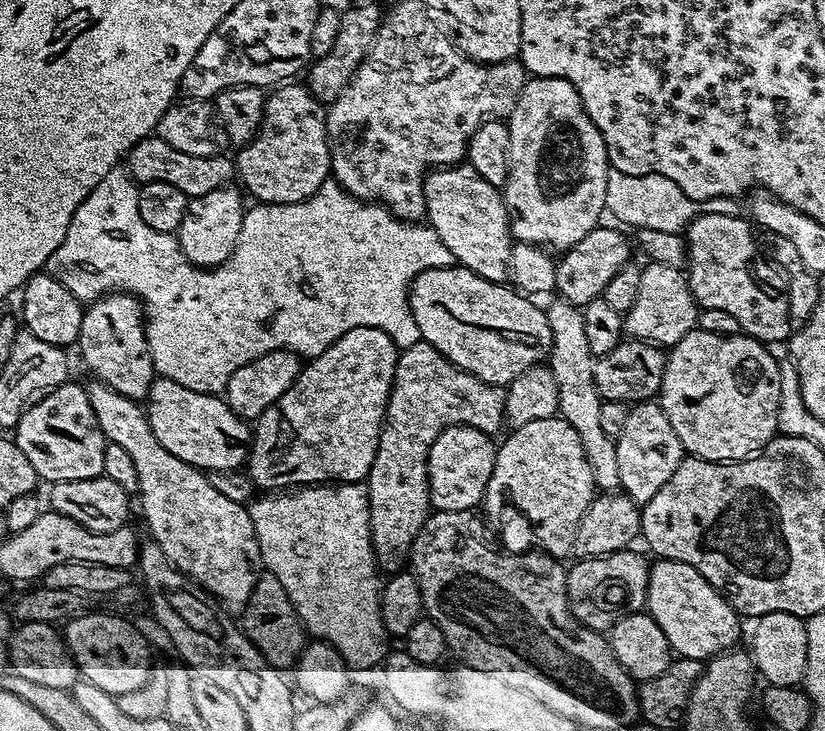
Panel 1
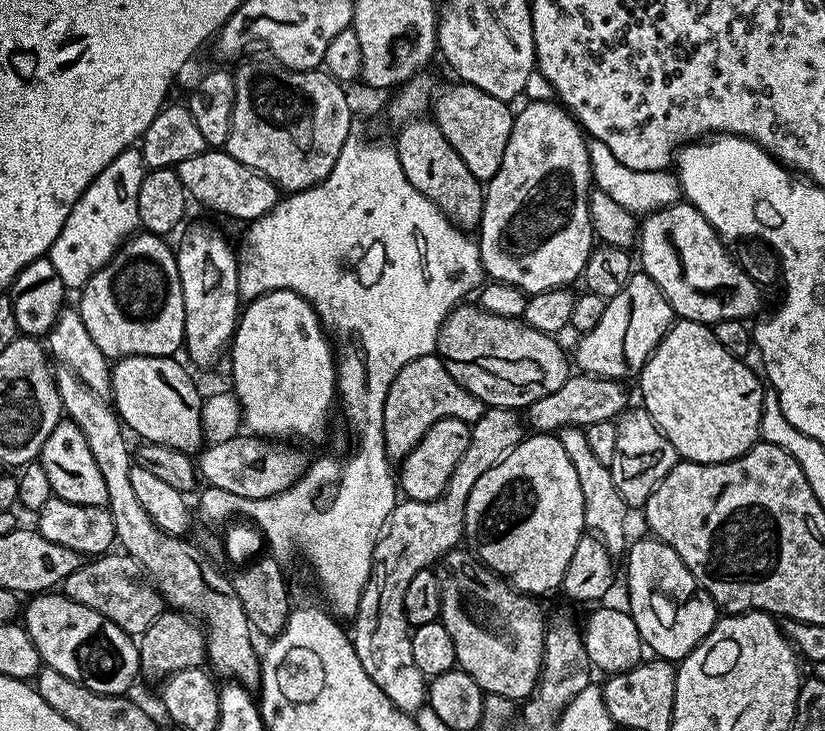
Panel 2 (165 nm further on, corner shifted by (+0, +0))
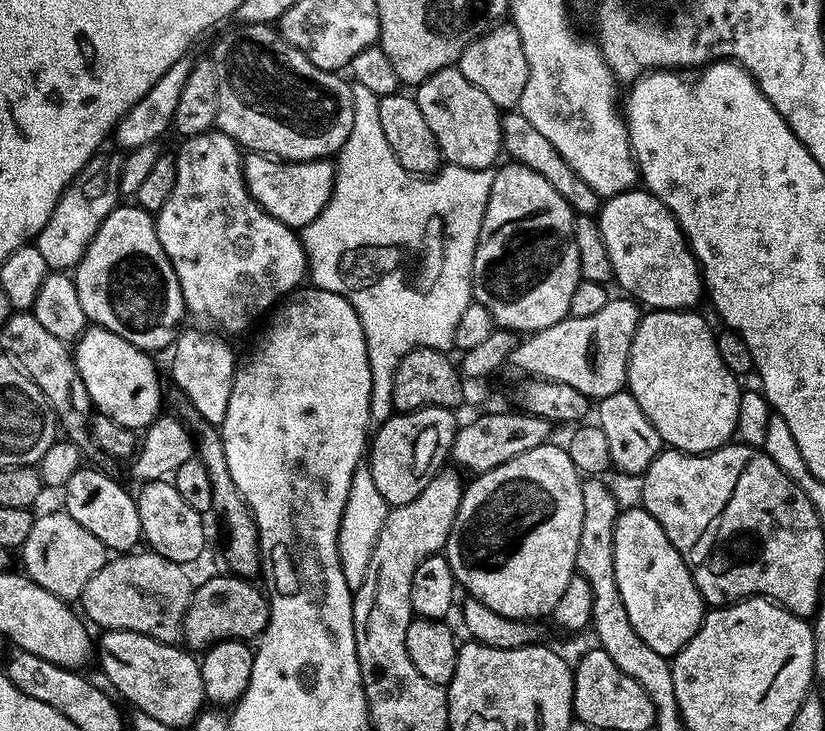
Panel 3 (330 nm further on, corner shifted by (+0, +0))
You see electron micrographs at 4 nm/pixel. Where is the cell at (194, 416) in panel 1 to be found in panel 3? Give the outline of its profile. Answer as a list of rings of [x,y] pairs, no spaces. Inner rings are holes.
[[[92,326],[90,336],[83,332],[80,339],[75,341],[74,355],[78,374],[82,374],[82,382],[86,384],[86,394],[90,394],[93,409],[99,415],[133,430],[147,428],[149,424],[156,421],[157,416],[161,415],[160,403],[162,405],[165,403],[166,396],[163,391],[160,393],[160,372],[156,369],[155,362],[152,361],[155,359],[149,353],[126,342],[126,338],[118,338],[118,334],[114,334],[110,330]]]

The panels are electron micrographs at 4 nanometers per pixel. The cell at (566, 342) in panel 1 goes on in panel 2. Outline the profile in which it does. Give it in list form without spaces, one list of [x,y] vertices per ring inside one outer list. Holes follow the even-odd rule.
[[[562,428],[558,433],[562,442],[562,450],[566,450],[574,471],[578,474],[578,486],[582,486],[582,502],[584,503],[584,526],[591,535],[597,536],[602,546],[613,558],[623,557],[630,544],[628,536],[628,503],[618,494],[618,486],[614,486],[614,478],[609,465],[598,462],[594,450],[586,442],[586,434],[582,428]]]

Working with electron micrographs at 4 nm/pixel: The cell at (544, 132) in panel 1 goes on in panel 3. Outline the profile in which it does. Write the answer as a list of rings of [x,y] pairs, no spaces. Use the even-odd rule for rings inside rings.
[[[508,162],[505,165],[492,177],[490,198],[486,202],[486,214],[474,250],[472,298],[490,310],[495,327],[517,334],[531,334],[546,330],[546,326],[554,326],[568,316],[574,286],[582,279],[574,238],[576,216],[566,198],[562,198],[540,172],[530,170],[525,164]]]

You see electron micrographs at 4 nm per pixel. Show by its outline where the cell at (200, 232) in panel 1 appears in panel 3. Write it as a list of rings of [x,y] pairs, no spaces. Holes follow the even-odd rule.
[[[200,330],[204,332],[187,332],[181,331],[177,335],[175,344],[170,349],[172,355],[172,380],[181,396],[185,396],[194,406],[194,410],[198,410],[198,414],[202,414],[202,418],[206,418],[206,422],[219,426],[226,418],[226,406],[230,402],[230,390],[234,386],[234,378],[238,367],[238,356],[232,353],[232,348],[227,344],[223,335],[217,334],[212,330]]]

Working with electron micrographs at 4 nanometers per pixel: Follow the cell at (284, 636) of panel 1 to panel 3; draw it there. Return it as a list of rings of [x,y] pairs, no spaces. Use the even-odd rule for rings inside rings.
[[[169,391],[166,396],[167,403],[172,403],[171,411],[182,421],[185,428],[192,433],[195,441],[194,452],[206,466],[210,482],[210,508],[220,519],[220,524],[224,527],[224,564],[229,573],[233,576],[245,578],[256,578],[261,575],[260,570],[260,539],[258,538],[258,528],[252,517],[252,511],[248,509],[248,503],[242,498],[238,486],[234,486],[234,478],[230,478],[230,466],[226,466],[226,450],[224,441],[220,438],[217,425],[206,422],[198,410],[185,396],[181,396],[179,391]]]

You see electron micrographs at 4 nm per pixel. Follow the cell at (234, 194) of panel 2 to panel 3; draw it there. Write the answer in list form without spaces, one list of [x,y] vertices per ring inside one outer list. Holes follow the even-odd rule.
[[[248,152],[243,157],[244,184],[250,190],[254,202],[266,210],[278,222],[286,226],[303,230],[330,202],[336,166],[331,159],[322,160],[278,160],[275,156],[266,156],[262,152]]]

